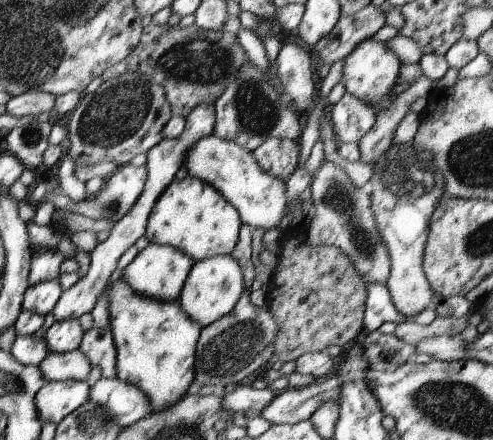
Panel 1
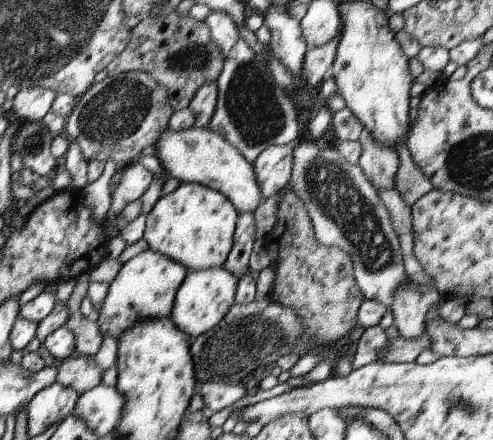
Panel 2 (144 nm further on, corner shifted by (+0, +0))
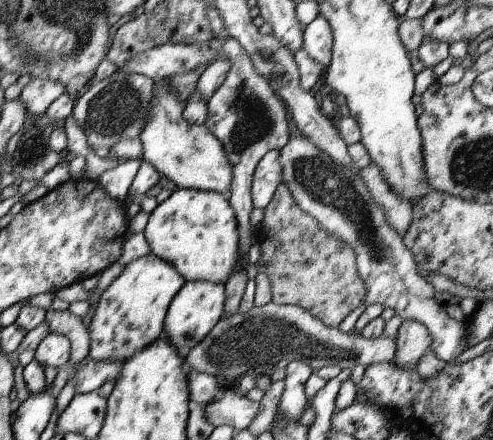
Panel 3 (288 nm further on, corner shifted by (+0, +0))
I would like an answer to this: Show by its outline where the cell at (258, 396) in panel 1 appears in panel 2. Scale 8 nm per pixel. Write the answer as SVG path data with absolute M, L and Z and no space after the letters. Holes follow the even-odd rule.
M203 382L199 384L197 394L203 398L207 416L211 416L225 406L235 404L239 398L249 394L249 390L243 384L231 386L231 384L221 384L221 382Z

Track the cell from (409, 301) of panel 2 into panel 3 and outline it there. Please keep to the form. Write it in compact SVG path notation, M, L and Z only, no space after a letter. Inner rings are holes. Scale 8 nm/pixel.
M401 320L397 332L395 332L395 356L393 364L401 370L415 370L419 358L431 350L431 334L421 322L409 322Z

